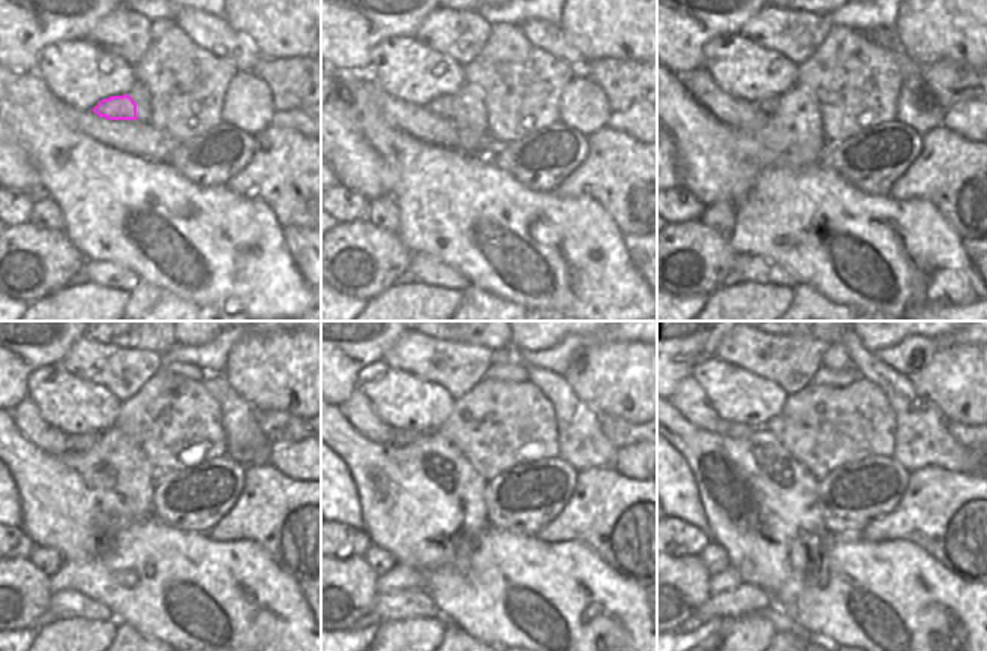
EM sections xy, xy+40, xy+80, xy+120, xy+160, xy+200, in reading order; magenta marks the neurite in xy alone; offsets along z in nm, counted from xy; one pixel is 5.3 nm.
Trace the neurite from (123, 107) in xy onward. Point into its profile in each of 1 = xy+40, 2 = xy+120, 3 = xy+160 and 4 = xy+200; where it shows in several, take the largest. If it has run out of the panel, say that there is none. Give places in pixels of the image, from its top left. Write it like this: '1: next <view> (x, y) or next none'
1: next xy+40 (440, 107)
2: next xy+120 (80, 443)
3: next xy+160 (401, 437)
4: next xy+200 (726, 429)

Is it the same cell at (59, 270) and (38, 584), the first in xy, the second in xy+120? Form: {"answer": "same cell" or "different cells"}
{"answer": "same cell"}

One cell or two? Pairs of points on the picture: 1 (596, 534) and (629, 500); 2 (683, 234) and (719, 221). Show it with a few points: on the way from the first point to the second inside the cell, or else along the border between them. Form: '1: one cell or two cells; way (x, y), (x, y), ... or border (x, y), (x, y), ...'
1: one cell; way (605, 525), (621, 509)
2: two cells; border (699, 219), (726, 237)

